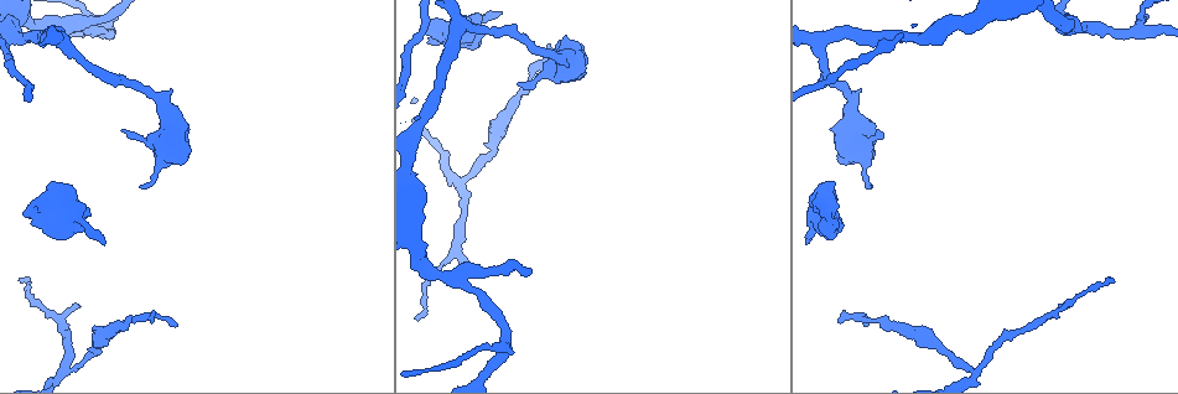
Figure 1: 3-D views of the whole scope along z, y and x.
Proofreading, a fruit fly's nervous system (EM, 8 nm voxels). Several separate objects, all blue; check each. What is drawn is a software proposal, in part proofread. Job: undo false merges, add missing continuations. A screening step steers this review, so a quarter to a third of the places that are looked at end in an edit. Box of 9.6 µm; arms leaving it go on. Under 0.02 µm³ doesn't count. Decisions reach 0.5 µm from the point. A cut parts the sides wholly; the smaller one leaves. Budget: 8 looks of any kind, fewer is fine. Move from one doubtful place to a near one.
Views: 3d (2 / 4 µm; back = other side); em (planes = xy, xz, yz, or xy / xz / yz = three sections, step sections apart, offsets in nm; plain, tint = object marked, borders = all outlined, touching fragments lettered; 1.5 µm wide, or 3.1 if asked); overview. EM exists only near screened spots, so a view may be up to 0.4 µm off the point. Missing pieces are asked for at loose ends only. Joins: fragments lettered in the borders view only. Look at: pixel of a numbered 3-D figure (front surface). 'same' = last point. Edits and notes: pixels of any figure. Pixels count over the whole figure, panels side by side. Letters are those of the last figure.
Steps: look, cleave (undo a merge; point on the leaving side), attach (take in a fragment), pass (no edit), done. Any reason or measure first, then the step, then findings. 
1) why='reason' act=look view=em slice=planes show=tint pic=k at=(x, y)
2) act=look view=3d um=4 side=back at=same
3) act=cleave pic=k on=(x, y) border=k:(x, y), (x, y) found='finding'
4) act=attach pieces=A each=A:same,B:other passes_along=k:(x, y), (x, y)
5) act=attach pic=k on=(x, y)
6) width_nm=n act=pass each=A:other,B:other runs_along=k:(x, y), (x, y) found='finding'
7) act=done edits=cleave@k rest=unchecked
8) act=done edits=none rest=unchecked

why='thin neck' act=look view=em slice=xz step=4 show=tint pic=1 at=(131, 322)

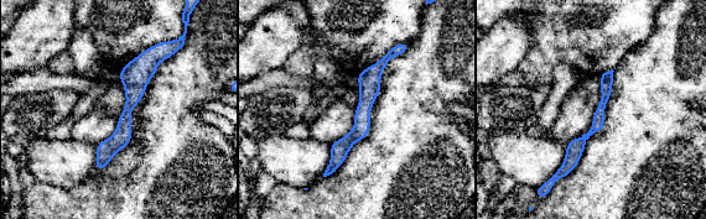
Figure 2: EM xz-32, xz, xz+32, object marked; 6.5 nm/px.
act=look view=em slice=planes show=borders at=same

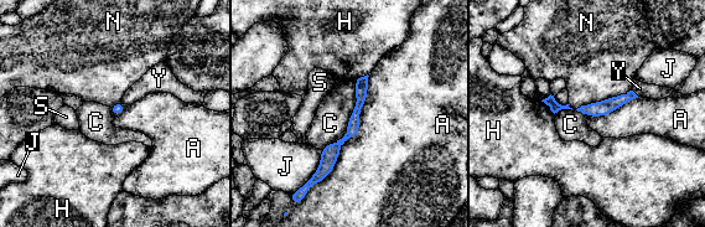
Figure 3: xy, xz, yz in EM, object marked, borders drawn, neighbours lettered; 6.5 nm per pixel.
longest_contact=A:900nm act=pass each=A:other,C:other,H:other,J:other,N:other,S:other,Y:other border=3:(352, 82), (346, 133), (320, 149) found='all the same cell'

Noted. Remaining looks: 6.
act=look view=em slice=yz step=4 show=tint pic=1 at=(1068, 308)

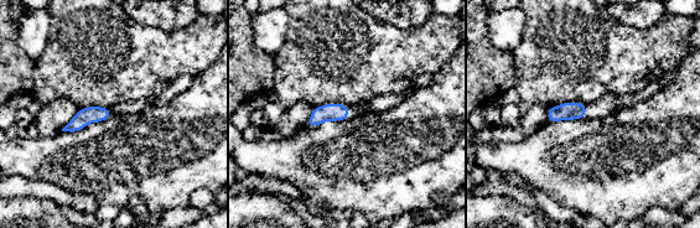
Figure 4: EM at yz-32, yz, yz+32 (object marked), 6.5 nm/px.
act=look view=em slice=planes show=borders at=same

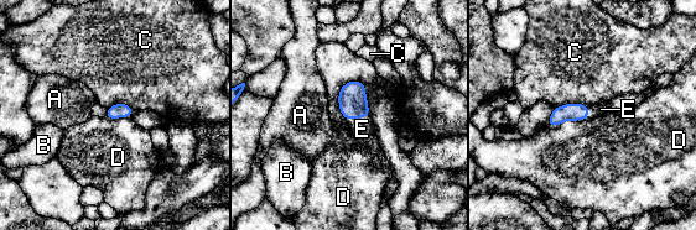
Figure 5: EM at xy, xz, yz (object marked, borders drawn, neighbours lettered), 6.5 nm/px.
width_nm=100 longest_contact=D:280nm act=attach pieces=E each=A:other,B:other,C:other,D:other,E:same found='the cell continues'

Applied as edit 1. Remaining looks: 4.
why='three arms meet' act=look view=3d um=2 pic=1 at=(110, 25)

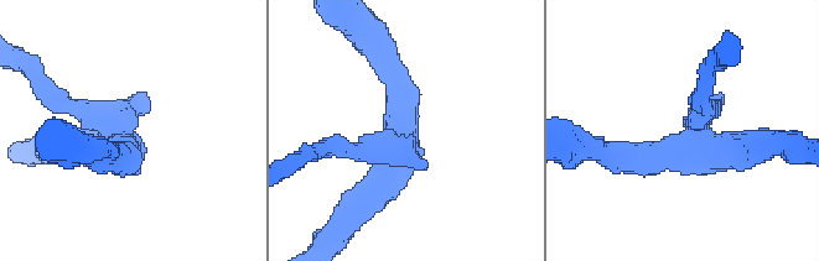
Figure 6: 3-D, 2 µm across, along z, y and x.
arms=3 act=look view=em slice=planes show=plain pic=6 at=(400, 150)

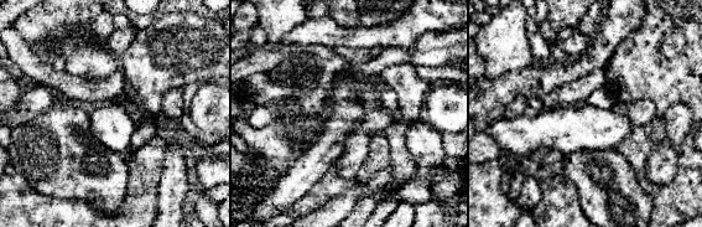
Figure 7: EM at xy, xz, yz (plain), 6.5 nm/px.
act=look view=em slice=planes show=borders at=same

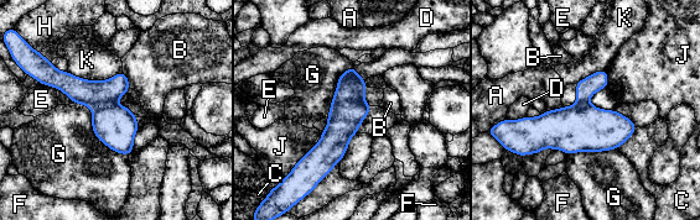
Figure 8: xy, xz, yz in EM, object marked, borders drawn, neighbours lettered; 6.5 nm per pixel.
act=cleave pic=8 on=(89, 93) each=A:other,B:other,C:other,D:other,E:other,F:other,G:other,H:other,J:other,K:other border=8:(114, 101), (100, 104), (92, 109) found='a second cell is stuck on'

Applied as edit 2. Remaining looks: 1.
act=done edits=attach@5,cleave@8 rest=unchecked

